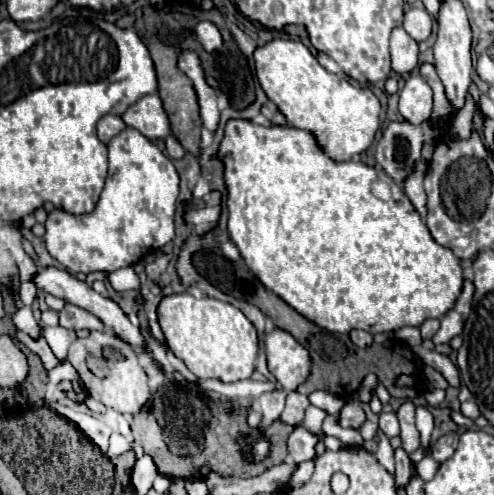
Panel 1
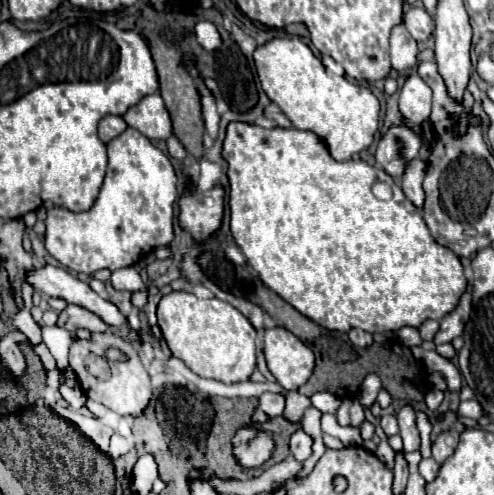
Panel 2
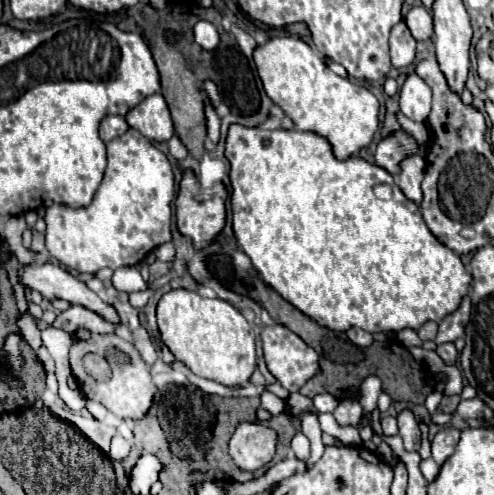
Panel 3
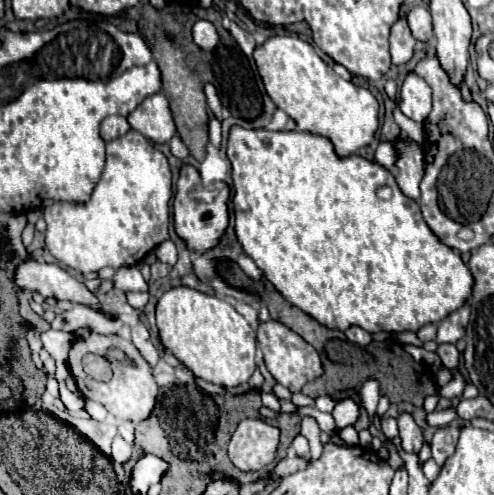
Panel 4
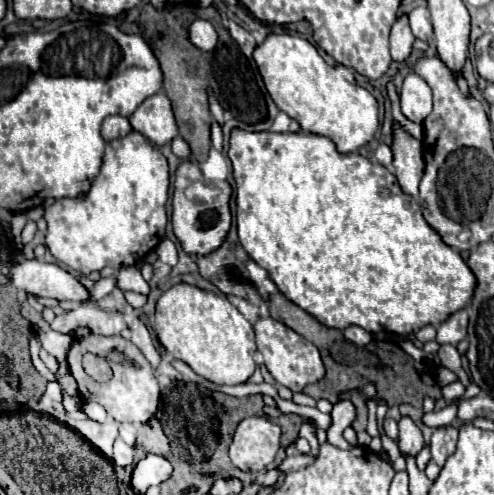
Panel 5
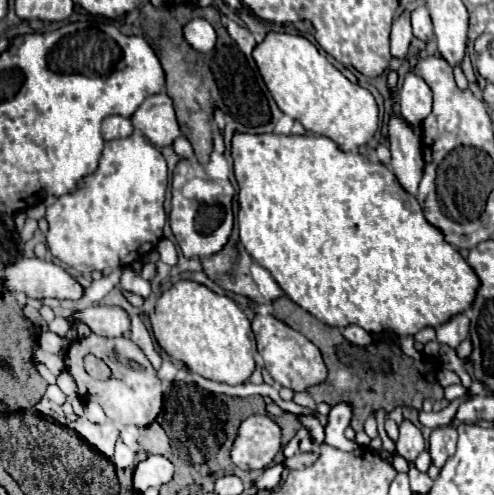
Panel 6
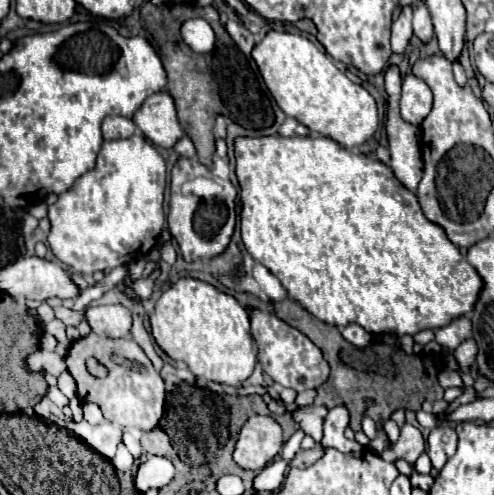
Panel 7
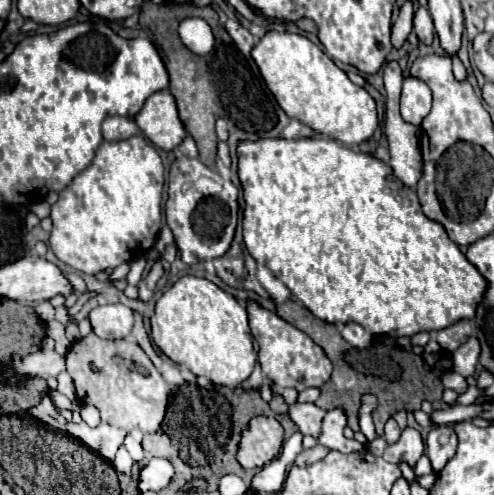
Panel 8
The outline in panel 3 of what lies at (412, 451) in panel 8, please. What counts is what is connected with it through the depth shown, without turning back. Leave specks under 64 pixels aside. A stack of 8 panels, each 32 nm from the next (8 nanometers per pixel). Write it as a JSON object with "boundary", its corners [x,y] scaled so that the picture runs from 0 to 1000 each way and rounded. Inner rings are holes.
{"boundary":[[[814,828],[806,836],[806,865],[810,865],[810,881],[818,889],[818,905],[826,913],[846,909],[850,889],[854,889],[854,873],[850,873],[846,853],[842,853],[842,844],[838,844],[838,836],[830,828]]]}

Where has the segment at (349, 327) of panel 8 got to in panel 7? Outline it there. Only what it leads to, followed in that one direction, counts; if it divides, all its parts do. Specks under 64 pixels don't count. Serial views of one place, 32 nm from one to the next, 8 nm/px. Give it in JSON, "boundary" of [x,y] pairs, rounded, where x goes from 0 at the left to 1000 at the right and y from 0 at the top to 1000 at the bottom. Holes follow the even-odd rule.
{"boundary":[[[704,655],[704,659],[696,659],[692,679],[696,679],[713,699],[725,699],[725,703],[741,703],[741,699],[749,695],[749,687],[753,687],[753,679],[749,679],[733,659],[725,659],[725,655]]]}

